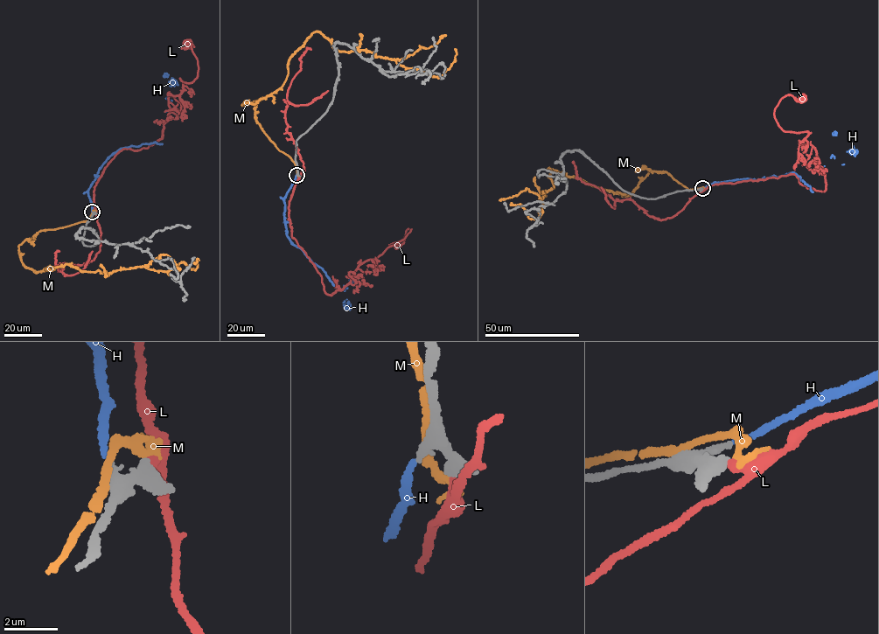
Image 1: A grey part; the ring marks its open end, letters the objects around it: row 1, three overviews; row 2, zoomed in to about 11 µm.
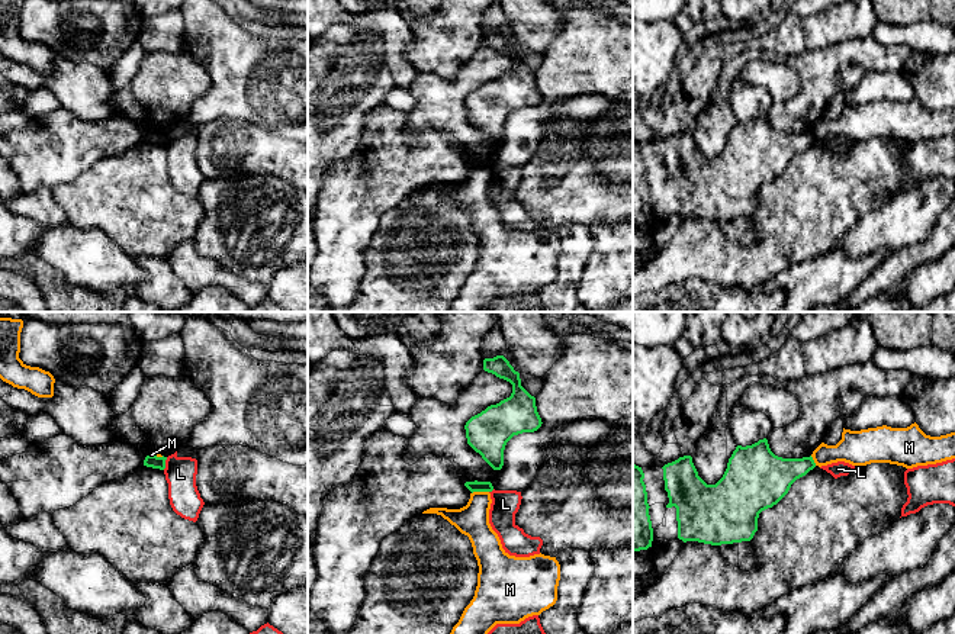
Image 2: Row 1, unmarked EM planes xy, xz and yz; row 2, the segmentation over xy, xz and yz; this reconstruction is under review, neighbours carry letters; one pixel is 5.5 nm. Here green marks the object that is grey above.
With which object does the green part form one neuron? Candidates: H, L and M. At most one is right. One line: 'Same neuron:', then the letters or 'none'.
Same neuron: H

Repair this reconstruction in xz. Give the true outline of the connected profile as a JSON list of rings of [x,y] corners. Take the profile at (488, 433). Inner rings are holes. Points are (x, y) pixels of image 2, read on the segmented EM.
[[[504,355],[483,360],[483,370],[512,384],[509,398],[488,406],[472,416],[466,425],[467,444],[493,469],[504,466],[507,442],[518,434],[534,432],[541,427],[536,398],[522,386],[520,373]]]

